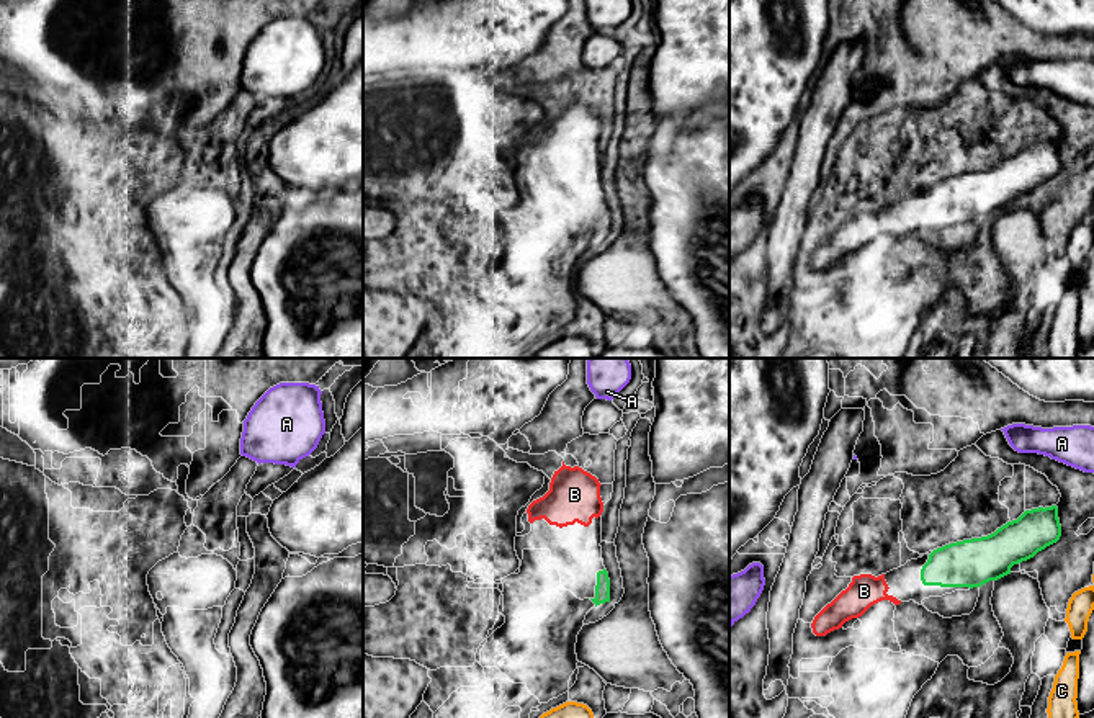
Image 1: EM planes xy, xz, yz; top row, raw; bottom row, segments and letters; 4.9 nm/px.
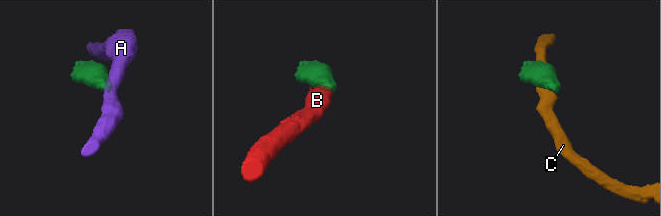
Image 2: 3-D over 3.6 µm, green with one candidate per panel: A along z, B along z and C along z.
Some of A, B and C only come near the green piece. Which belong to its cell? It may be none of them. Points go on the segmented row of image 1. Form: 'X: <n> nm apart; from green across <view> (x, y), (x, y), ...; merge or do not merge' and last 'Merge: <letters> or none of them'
A: 200 nm apart; from green across yz (1055, 506), (1068, 465); do not merge
B: 140 nm apart; from green across yz (923, 583), (900, 601); merge
C: 240 nm apart; from green across yz (1057, 540), (1093, 574); do not merge
Merge: B

